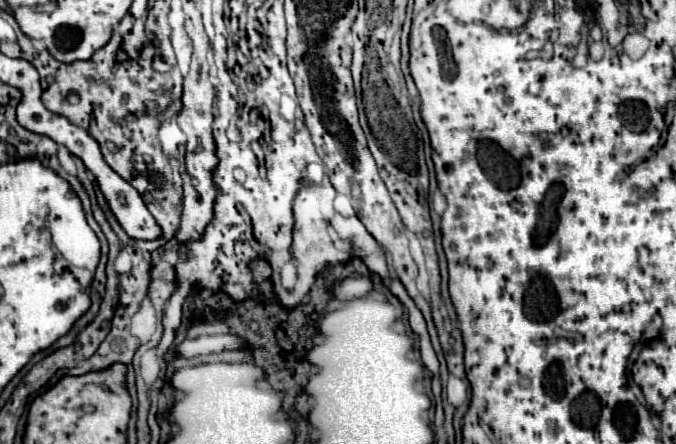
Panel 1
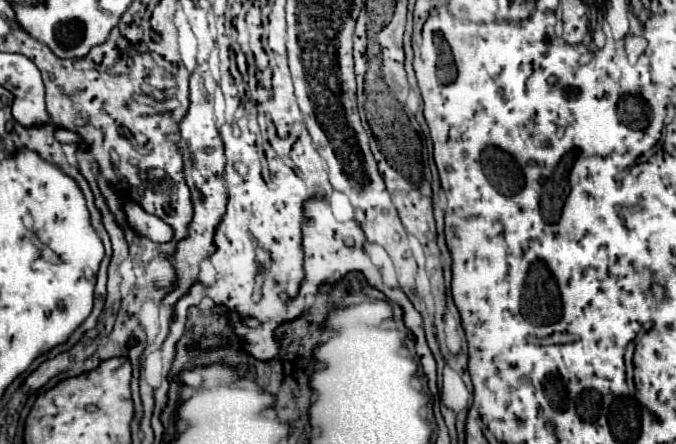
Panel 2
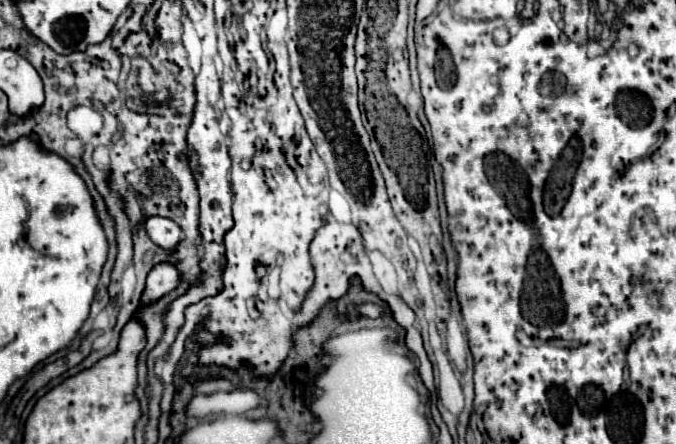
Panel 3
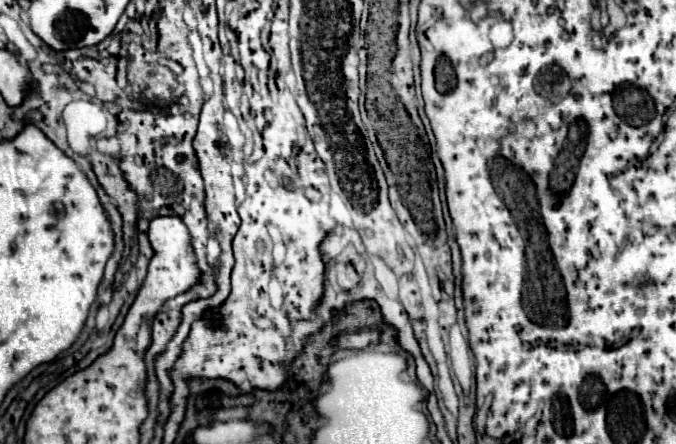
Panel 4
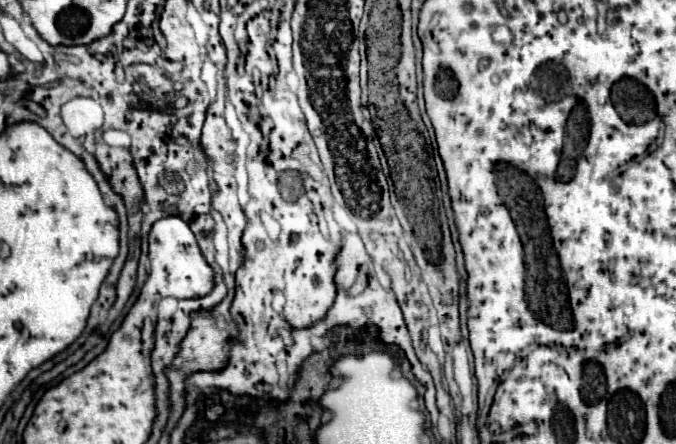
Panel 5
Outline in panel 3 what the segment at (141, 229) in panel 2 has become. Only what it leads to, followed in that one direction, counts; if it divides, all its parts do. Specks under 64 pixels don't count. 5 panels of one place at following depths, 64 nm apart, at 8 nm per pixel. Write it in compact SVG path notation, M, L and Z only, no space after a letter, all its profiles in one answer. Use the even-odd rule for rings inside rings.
M162 216L148 218L146 232L148 232L150 240L166 252L176 252L176 246L182 240L182 228L174 220L162 218Z

